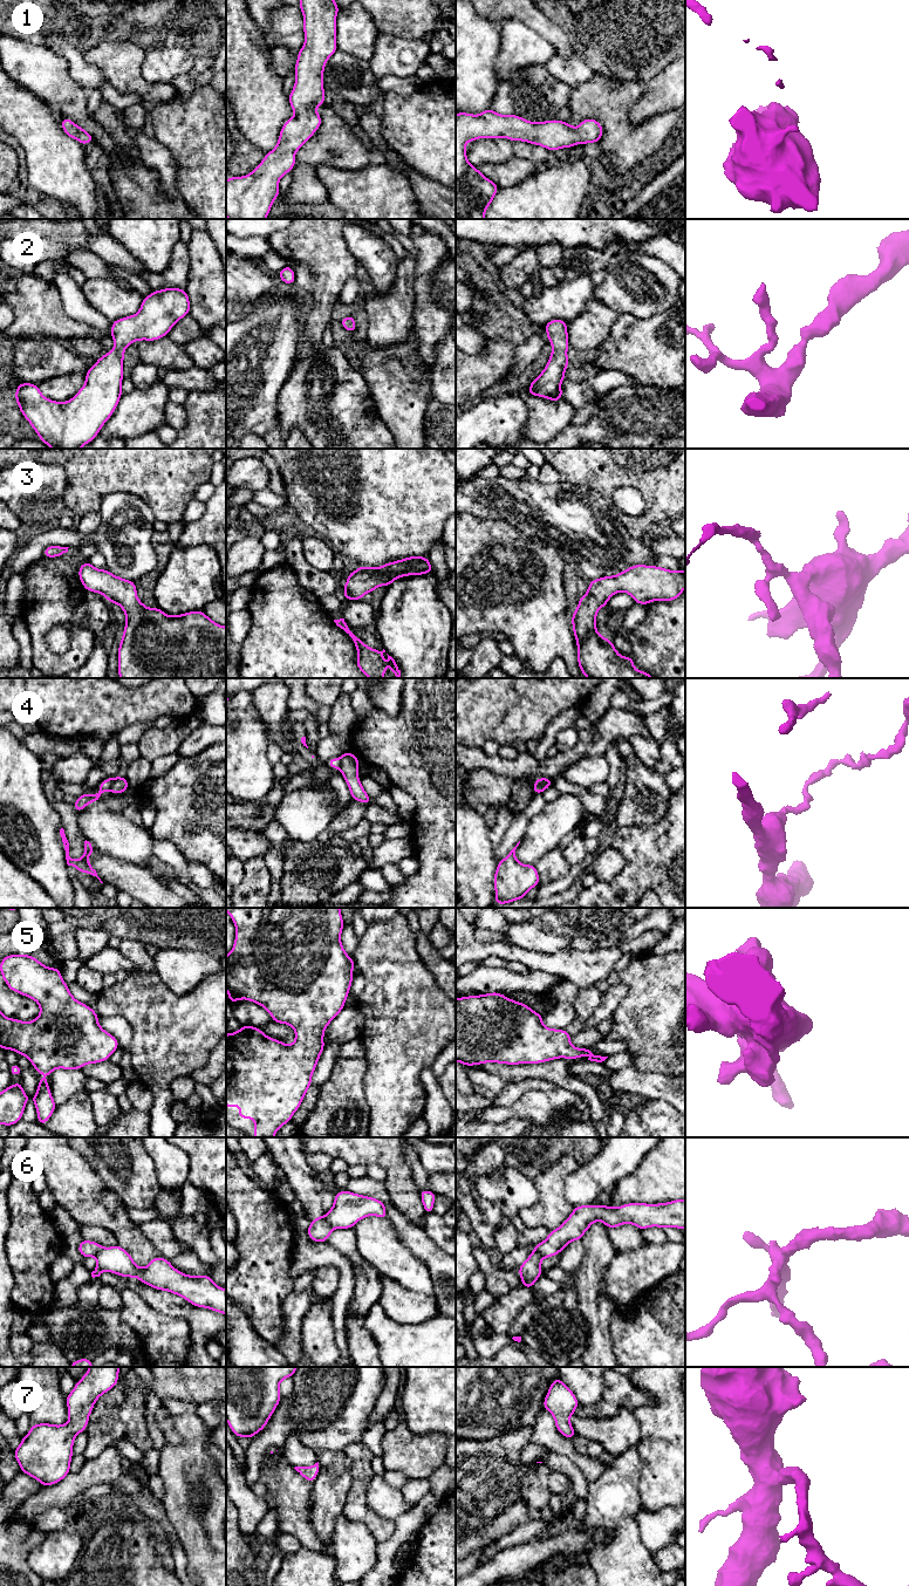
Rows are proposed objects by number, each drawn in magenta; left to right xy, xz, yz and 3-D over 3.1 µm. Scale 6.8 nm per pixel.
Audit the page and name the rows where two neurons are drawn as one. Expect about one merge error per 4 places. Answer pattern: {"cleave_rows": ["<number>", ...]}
{"cleave_rows": ["4", "6"]}

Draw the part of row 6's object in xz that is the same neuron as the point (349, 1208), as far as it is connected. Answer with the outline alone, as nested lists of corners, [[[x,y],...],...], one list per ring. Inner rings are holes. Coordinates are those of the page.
[[[343,1190],[334,1196],[334,1205],[328,1210],[326,1219],[333,1229],[353,1229],[368,1216],[387,1219],[385,1204],[377,1198]]]

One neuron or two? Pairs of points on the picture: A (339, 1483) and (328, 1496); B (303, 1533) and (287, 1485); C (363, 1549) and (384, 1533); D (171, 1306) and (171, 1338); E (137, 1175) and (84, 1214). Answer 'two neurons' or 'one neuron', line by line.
A: one neuron
B: one neuron
C: two neurons
D: two neurons
E: two neurons

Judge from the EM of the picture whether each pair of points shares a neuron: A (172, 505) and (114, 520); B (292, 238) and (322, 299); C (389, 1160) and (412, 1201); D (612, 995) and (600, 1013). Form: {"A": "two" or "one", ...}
{"A": "two", "B": "one", "C": "one", "D": "one"}

